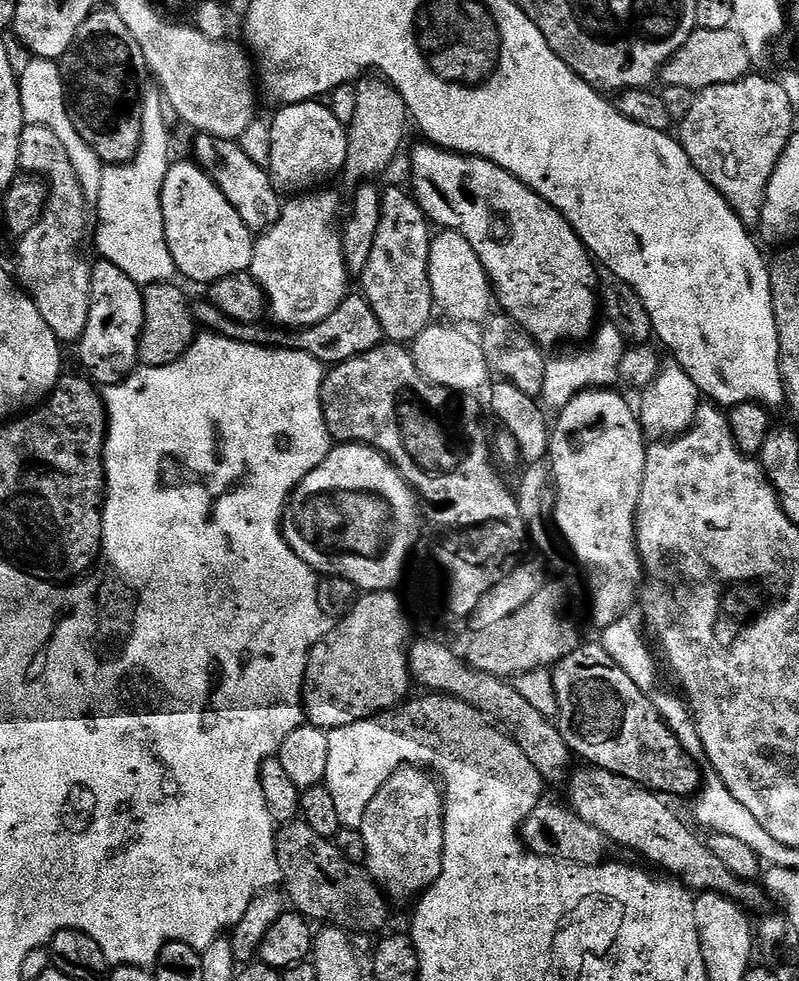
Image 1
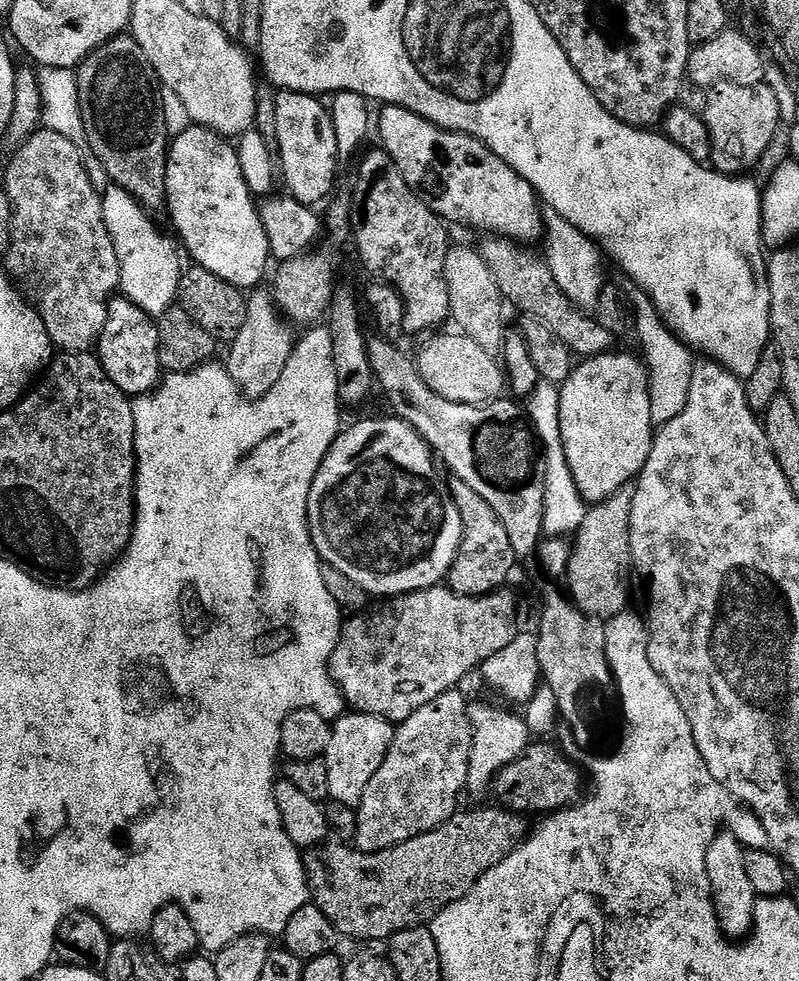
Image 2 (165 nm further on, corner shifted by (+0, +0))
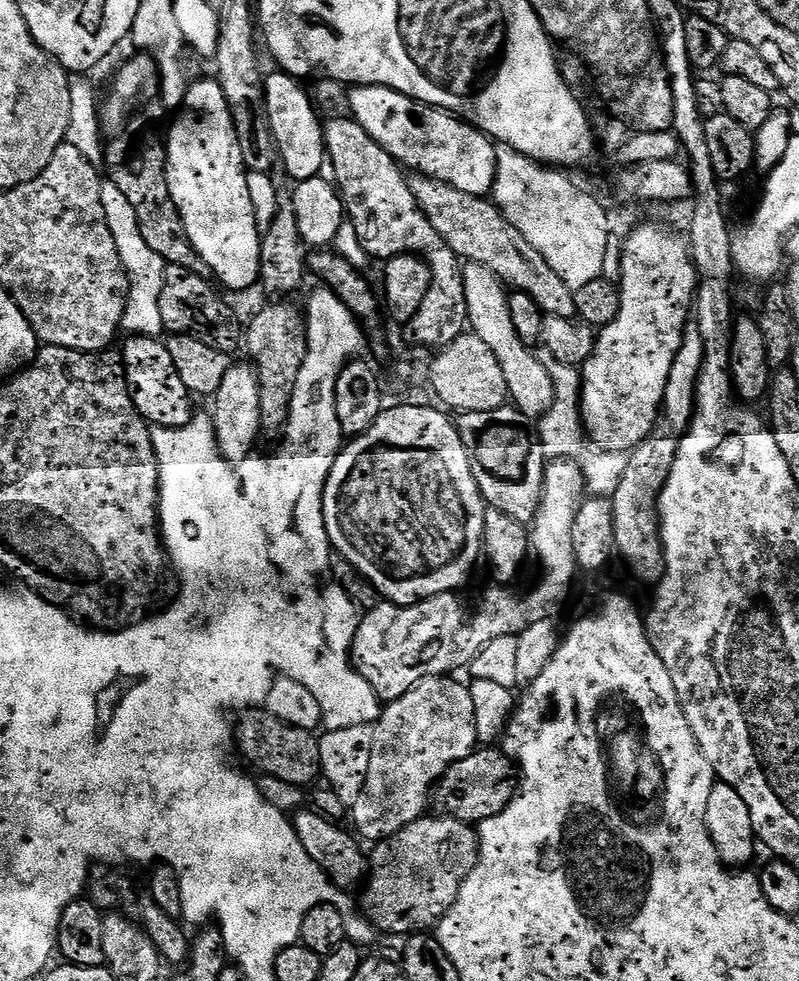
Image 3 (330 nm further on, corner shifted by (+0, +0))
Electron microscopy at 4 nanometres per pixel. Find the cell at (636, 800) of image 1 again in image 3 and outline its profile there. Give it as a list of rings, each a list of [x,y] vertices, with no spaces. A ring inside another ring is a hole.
[[[480,746],[466,758],[454,762],[446,770],[434,789],[434,804],[445,816],[479,826],[484,820],[494,818],[518,794],[518,765],[507,751],[499,752],[496,746]]]

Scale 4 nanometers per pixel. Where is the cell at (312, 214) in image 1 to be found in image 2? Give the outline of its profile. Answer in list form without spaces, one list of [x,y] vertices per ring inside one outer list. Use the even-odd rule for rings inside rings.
[[[253,291],[247,297],[246,322],[242,322],[242,330],[238,330],[236,337],[230,341],[229,348],[232,349],[228,352],[228,360],[226,359],[230,378],[234,378],[241,392],[250,400],[257,400],[274,390],[278,378],[282,378],[282,370],[286,370],[286,362],[290,362],[294,347],[293,329],[289,321],[280,315],[271,291],[260,291]]]

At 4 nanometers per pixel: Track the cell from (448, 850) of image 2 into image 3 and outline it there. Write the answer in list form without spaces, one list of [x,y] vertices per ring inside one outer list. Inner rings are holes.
[[[425,814],[419,820],[410,822],[410,826],[398,830],[398,834],[379,841],[373,847],[376,849],[370,852],[370,871],[362,888],[362,912],[379,933],[393,932],[399,938],[404,938],[409,934],[435,929],[454,906],[466,878],[478,862],[480,838],[477,829],[453,816],[432,815]]]

